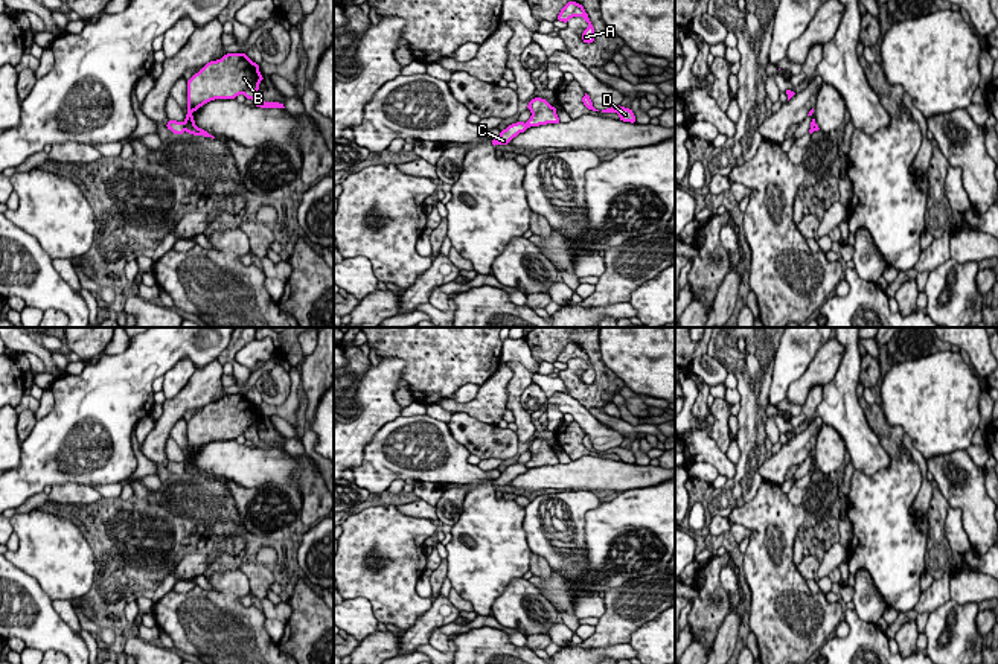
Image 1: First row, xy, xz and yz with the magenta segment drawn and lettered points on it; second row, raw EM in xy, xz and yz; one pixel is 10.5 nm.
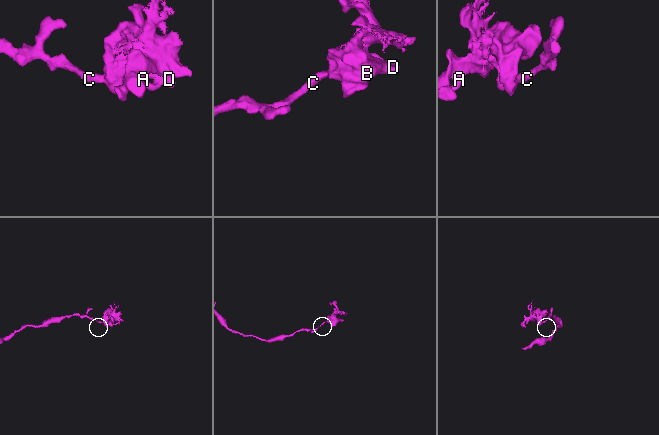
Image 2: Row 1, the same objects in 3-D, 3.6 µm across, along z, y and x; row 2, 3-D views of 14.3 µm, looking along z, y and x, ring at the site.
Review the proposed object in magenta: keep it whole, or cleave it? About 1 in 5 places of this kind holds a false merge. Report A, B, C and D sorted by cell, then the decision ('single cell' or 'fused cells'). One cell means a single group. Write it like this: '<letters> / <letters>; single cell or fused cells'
A B D / C; fused cells

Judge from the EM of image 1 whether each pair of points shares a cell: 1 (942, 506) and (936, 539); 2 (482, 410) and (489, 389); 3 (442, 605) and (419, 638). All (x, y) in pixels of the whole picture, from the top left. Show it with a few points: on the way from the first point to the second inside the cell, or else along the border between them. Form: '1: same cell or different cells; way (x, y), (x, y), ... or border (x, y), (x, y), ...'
1: same cell; way (936, 513), (936, 532)
2: same cell; way (486, 405), (489, 393)
3: same cell; way (438, 612), (421, 631)

